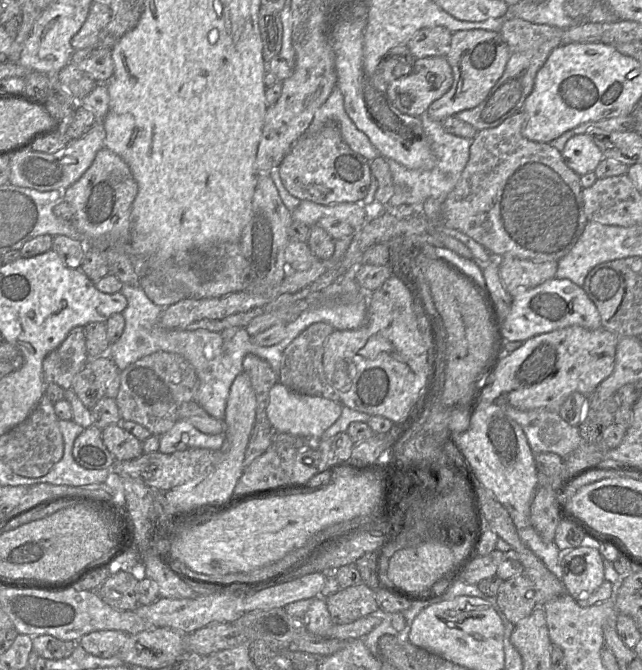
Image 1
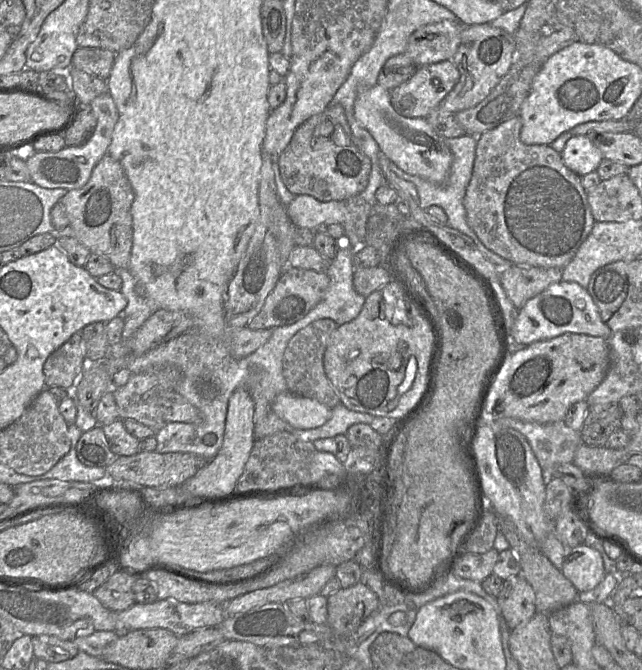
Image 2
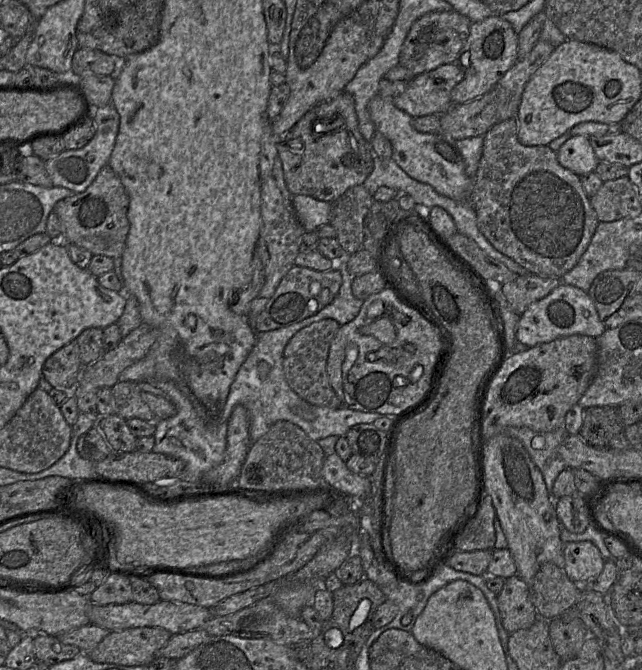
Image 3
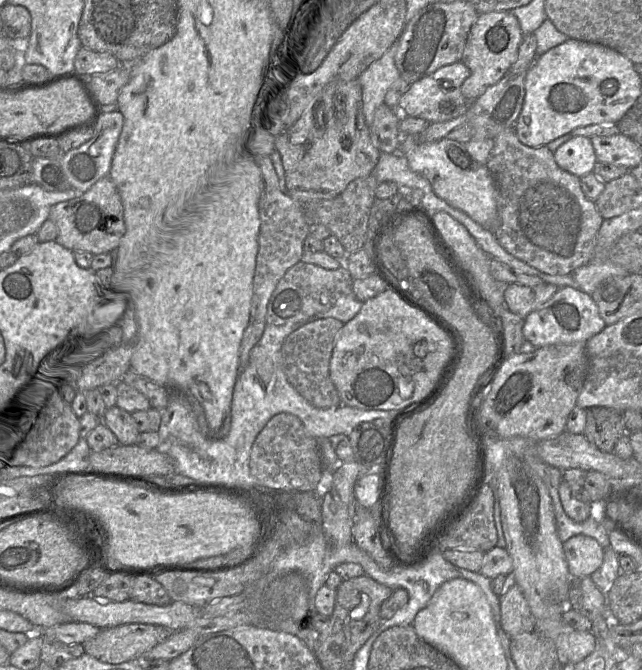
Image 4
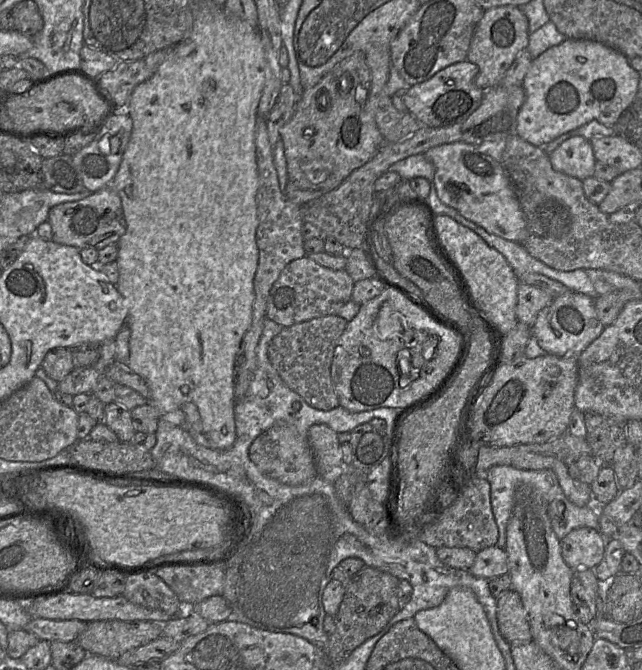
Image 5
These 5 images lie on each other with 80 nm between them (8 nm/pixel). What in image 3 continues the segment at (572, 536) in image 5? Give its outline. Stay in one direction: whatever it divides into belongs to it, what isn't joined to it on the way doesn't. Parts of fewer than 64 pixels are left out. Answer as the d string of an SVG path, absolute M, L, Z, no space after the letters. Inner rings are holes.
M590 541L564 544L564 570L577 583L588 584L603 570L605 560L598 547Z

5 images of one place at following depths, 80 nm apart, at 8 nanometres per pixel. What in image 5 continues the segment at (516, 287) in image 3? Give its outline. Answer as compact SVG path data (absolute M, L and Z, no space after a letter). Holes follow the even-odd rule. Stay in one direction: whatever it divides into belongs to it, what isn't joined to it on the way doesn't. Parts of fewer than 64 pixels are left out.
M519 283L516 306L518 322L531 327L535 323L539 312L549 305L552 299L548 293L539 288Z

